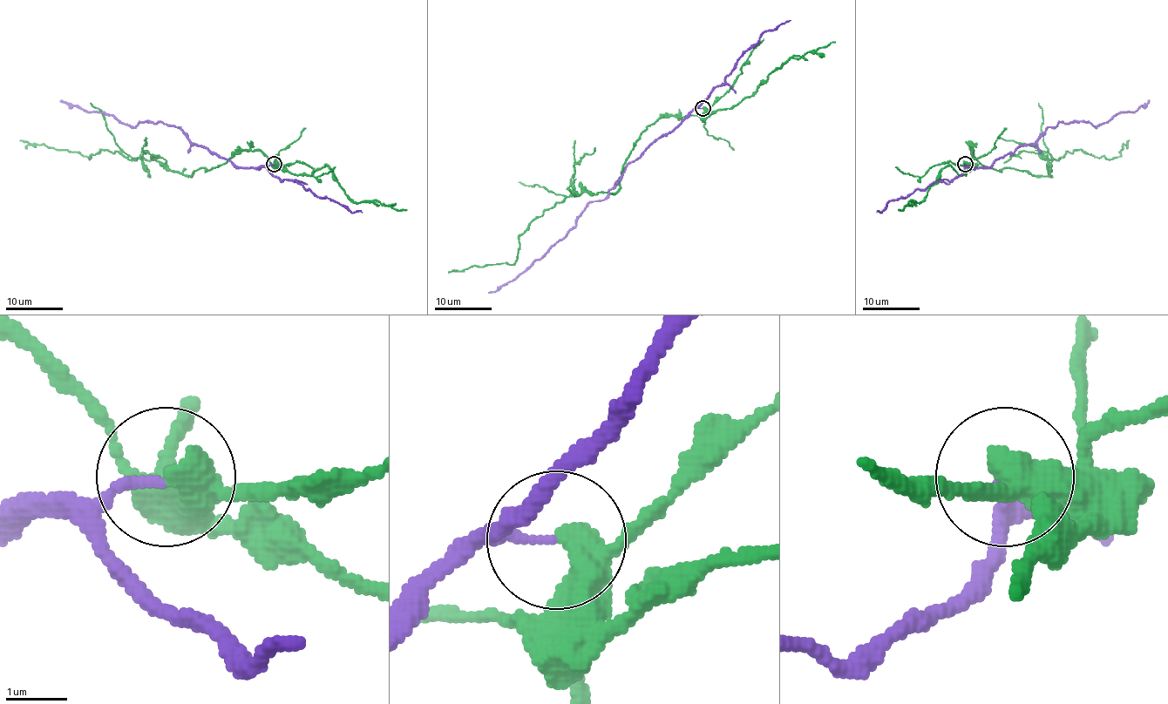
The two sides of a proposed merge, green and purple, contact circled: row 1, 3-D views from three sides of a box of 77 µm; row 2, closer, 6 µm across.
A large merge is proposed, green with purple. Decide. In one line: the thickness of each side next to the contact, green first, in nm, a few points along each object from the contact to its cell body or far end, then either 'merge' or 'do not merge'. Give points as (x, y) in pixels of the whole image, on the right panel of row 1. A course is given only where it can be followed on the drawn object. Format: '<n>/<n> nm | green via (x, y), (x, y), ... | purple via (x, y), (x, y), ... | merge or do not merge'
400/140 nm | green via (964, 163), (971, 163), (973, 151), (991, 169), (1047, 176), (1049, 160), (1066, 152), (1113, 159), (1129, 140) | purple via (964, 163), (990, 166), (1031, 145), (1060, 122), (1090, 122), (1099, 126), (1115, 114), (1135, 111), (1149, 100) | do not merge

